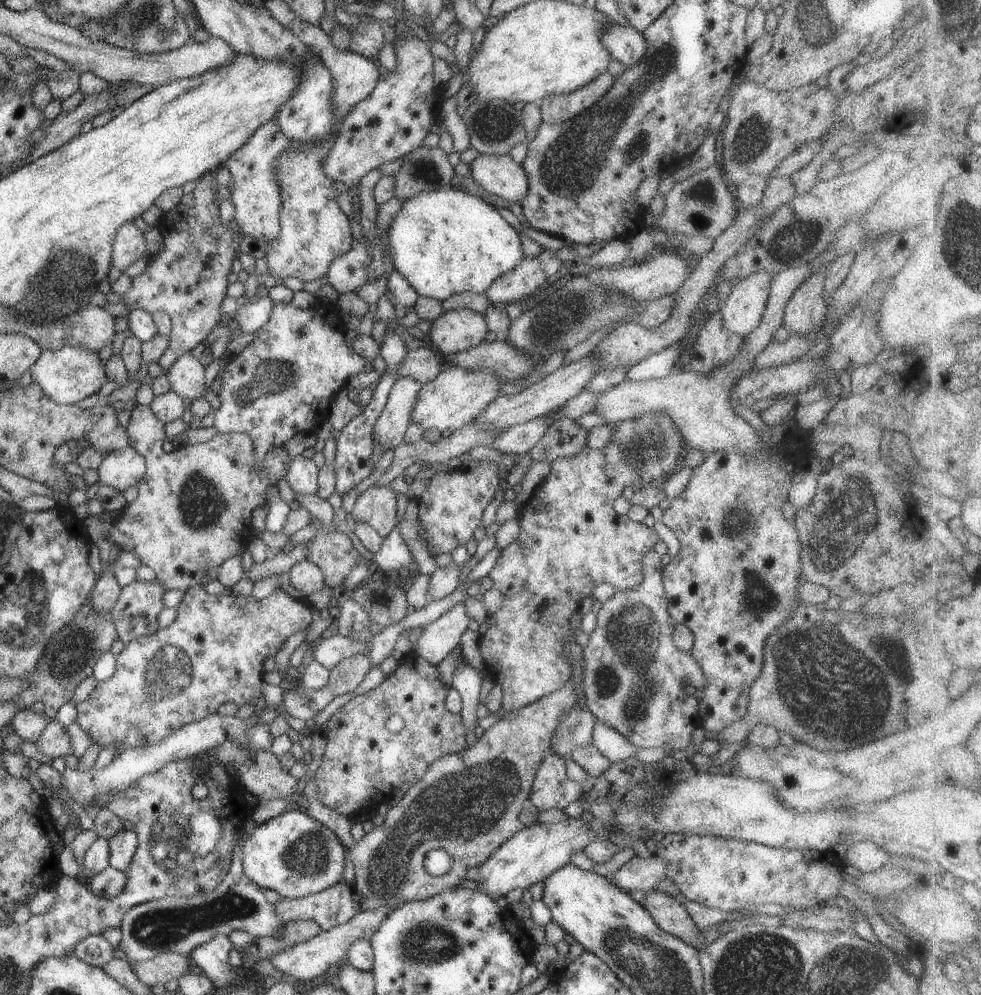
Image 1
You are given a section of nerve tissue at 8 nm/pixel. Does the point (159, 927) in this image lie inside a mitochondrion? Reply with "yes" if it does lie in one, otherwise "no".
yes

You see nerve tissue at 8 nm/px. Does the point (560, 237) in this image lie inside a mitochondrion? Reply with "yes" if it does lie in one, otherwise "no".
no

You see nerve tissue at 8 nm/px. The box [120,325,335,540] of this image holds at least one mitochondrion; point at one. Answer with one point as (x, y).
(266, 381)

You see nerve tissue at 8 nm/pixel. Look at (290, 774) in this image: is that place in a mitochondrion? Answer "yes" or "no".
no

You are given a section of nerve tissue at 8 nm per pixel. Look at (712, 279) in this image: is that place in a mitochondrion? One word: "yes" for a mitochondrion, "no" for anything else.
no

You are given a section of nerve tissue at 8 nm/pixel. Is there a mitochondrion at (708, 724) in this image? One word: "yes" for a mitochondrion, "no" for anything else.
no

